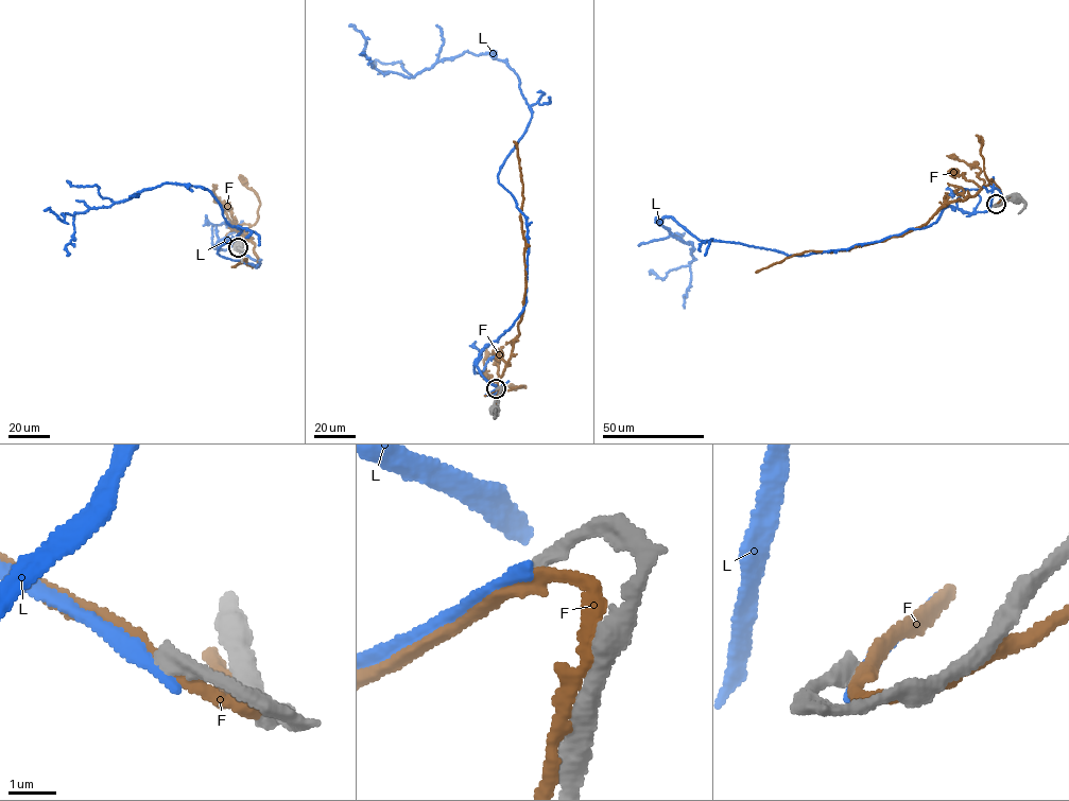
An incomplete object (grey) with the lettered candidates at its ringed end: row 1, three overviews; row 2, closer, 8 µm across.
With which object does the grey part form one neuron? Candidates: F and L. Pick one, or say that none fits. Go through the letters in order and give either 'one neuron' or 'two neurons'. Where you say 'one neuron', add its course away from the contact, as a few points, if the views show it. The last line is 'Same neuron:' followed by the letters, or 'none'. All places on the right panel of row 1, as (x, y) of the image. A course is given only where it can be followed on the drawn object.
F: two neurons
L: two neurons
Same neuron: none

